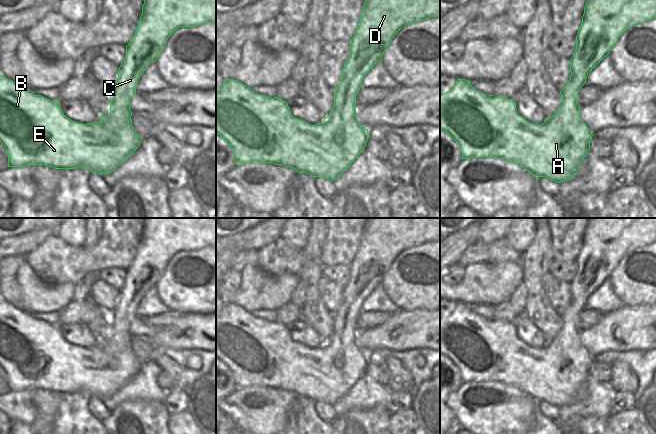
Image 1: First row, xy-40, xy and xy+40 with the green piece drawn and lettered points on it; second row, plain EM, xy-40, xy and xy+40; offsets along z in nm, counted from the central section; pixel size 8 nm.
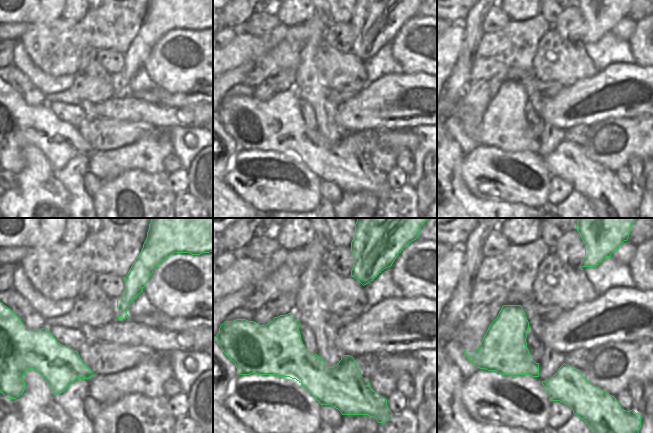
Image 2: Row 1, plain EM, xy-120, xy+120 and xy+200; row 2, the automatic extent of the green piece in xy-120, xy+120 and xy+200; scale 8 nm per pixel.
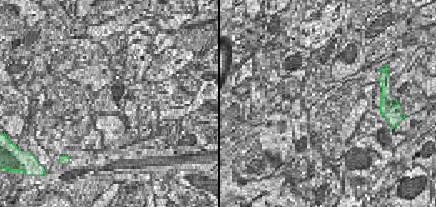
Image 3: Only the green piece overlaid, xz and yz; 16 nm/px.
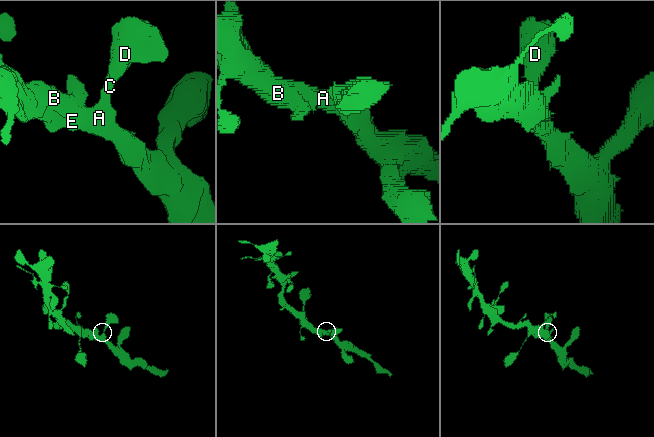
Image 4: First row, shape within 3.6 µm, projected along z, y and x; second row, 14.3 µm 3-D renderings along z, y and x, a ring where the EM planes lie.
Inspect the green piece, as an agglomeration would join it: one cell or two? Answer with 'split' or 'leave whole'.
leave whole

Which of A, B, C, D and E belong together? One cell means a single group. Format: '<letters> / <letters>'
A B C D E

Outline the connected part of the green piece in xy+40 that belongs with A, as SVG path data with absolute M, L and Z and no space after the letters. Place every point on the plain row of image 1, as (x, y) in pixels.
M589 218L582 248L576 260L576 274L570 283L570 304L560 315L562 326L558 334L541 349L529 347L516 334L514 323L485 319L477 315L470 305L458 303L454 310L440 320L440 353L459 370L462 383L497 381L515 387L535 401L545 401L561 407L569 405L578 396L582 384L590 375L592 356L580 342L578 316L586 307L588 298L609 278L620 260L631 250L656 242L656 218Z

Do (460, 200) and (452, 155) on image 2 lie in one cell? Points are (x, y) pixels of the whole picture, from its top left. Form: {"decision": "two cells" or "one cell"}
{"decision": "one cell"}

